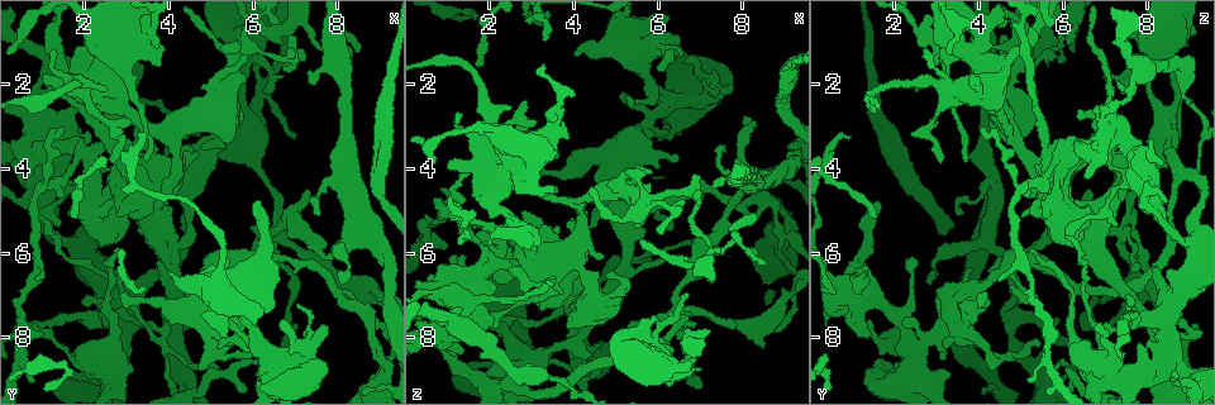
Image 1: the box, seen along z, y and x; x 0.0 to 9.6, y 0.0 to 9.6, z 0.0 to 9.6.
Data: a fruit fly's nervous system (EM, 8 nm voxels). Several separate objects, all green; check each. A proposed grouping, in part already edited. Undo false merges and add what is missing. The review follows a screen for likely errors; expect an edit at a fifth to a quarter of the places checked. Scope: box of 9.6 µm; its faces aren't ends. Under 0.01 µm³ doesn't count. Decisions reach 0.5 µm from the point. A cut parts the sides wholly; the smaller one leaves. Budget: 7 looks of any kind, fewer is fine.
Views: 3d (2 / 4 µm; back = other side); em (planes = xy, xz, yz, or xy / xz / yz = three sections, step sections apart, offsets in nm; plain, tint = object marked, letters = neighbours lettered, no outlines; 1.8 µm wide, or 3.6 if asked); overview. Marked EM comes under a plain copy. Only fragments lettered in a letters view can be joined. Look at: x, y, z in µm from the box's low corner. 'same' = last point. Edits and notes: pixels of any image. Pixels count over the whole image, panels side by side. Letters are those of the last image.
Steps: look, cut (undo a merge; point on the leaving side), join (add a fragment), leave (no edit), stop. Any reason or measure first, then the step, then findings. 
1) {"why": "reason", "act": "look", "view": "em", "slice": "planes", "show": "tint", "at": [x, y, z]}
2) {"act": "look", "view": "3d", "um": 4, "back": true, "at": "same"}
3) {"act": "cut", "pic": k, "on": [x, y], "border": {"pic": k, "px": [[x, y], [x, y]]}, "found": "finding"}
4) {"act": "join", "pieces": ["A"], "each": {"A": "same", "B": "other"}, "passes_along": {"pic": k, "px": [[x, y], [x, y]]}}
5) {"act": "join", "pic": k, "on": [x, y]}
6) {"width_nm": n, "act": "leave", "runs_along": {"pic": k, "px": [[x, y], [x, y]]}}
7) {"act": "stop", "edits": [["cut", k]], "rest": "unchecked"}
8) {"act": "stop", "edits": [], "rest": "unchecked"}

{"why": "sudden change in width", "act": "look", "view": "3d", "um": 2, "at": [1.40, 1.95, 3.95]}

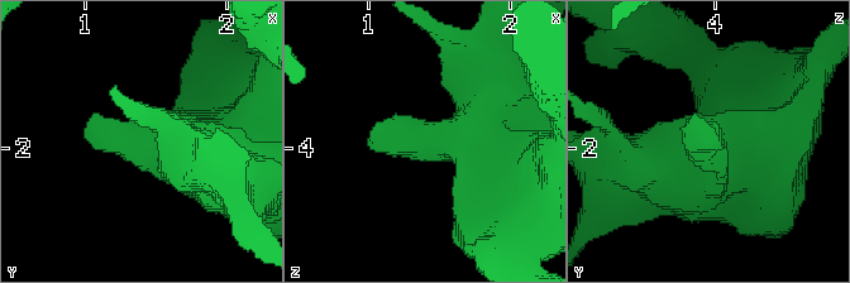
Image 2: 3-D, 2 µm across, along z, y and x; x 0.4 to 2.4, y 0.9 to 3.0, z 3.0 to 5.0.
{"why": "need the tissue", "act": "look", "view": "em", "slice": "yz", "step": 8, "show": "letters", "at": [1.40, 1.94, 3.92]}

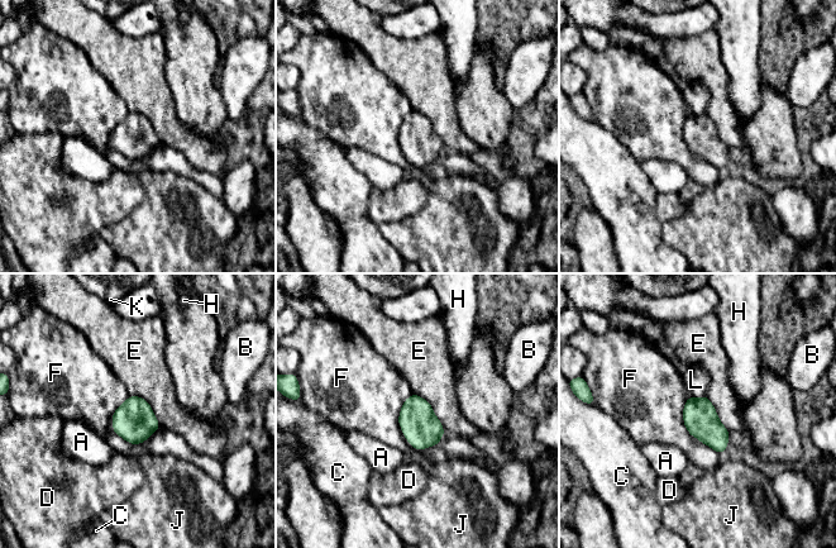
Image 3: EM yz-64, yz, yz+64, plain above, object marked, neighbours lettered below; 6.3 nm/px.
{"longest_contact_nm": ["F", 420], "act": "leave", "each": {"A": "other", "B": "other", "C": "other", "D": "other", "E": "other", "F": "other", "H": "other", "J": "other", "K": "other", "L": "other"}, "found": "all the same cell"}

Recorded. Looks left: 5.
{"why": "free end", "act": "look", "view": "3d", "um": 4, "at": [2.70, 3.85, 3.05]}

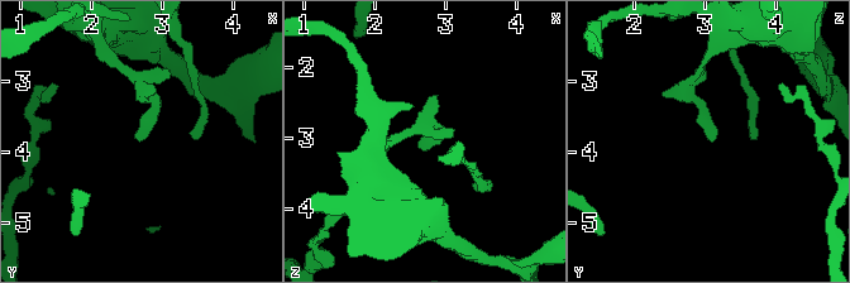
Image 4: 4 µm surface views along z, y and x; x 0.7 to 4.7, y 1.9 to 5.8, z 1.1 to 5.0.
{"why": "need the tissue", "act": "look", "view": "em", "slice": "planes", "show": "letters", "at": [2.65, 3.85, 3.10]}

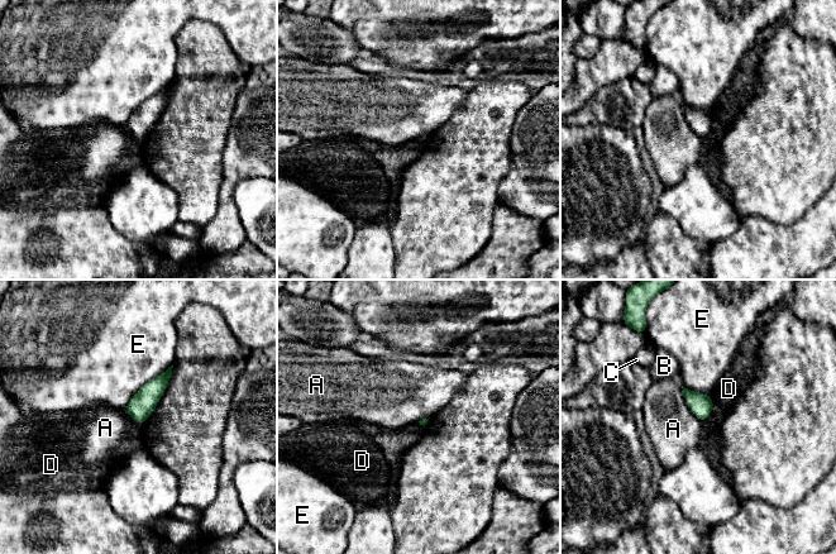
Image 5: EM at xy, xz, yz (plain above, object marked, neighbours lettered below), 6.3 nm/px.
{"longest_contact_nm": ["E", 420], "act": "leave", "each": {"A": "other", "B": "other", "C": "other", "D": "other", "E": "other"}, "found": "no lettered fragment goes on from it"}

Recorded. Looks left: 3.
{"act": "look", "view": "em", "slice": "planes", "show": "tint", "at": [5.95, 0.80, 8.55]}

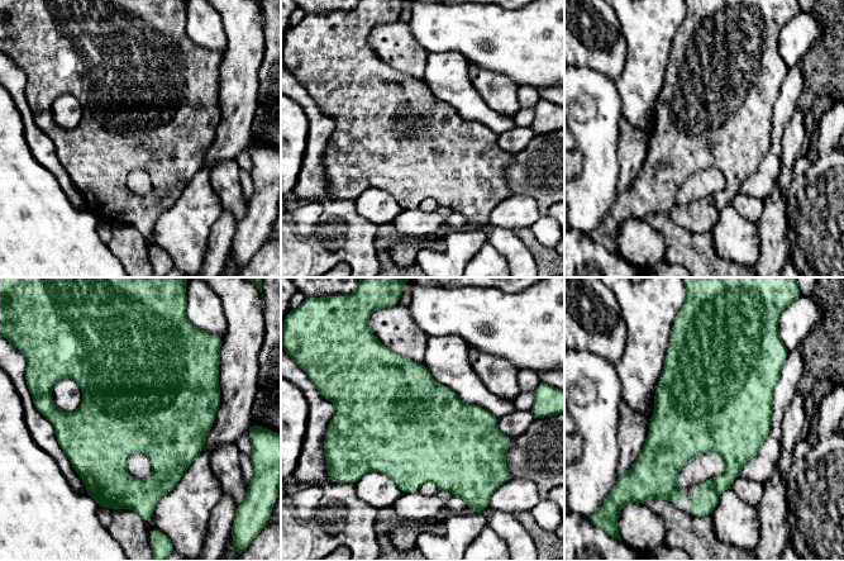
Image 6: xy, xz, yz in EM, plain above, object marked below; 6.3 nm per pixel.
{"act": "look", "view": "em", "slice": "planes", "show": "letters", "at": "same"}

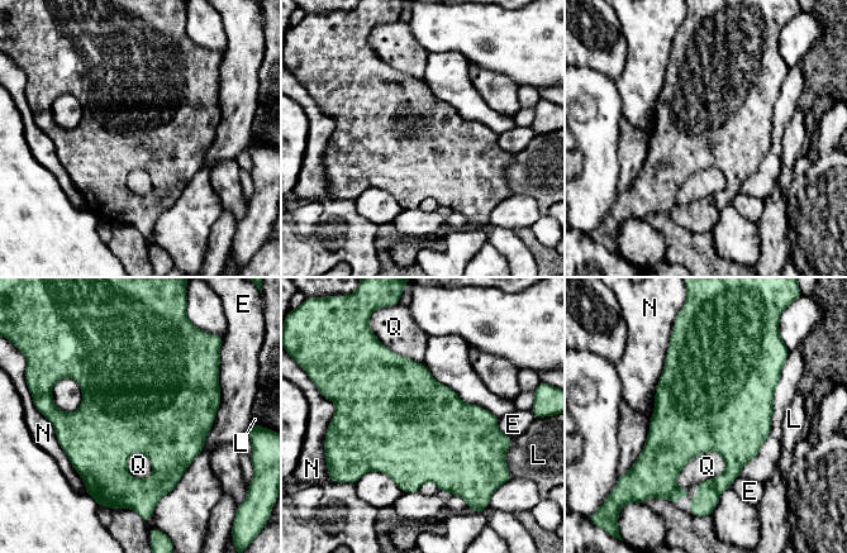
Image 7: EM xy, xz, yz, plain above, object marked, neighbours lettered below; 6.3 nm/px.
{"longest_contact_nm": ["N", 550], "act": "leave", "each": {"E": "other", "L": "other", "N": "other", "Q": "other"}, "border": {"pic": 7, "px": [[724, 458], [694, 456], [675, 486]]}, "found": "one cell here"}

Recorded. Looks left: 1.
{"act": "stop", "edits": [], "rest": "unchecked"}

